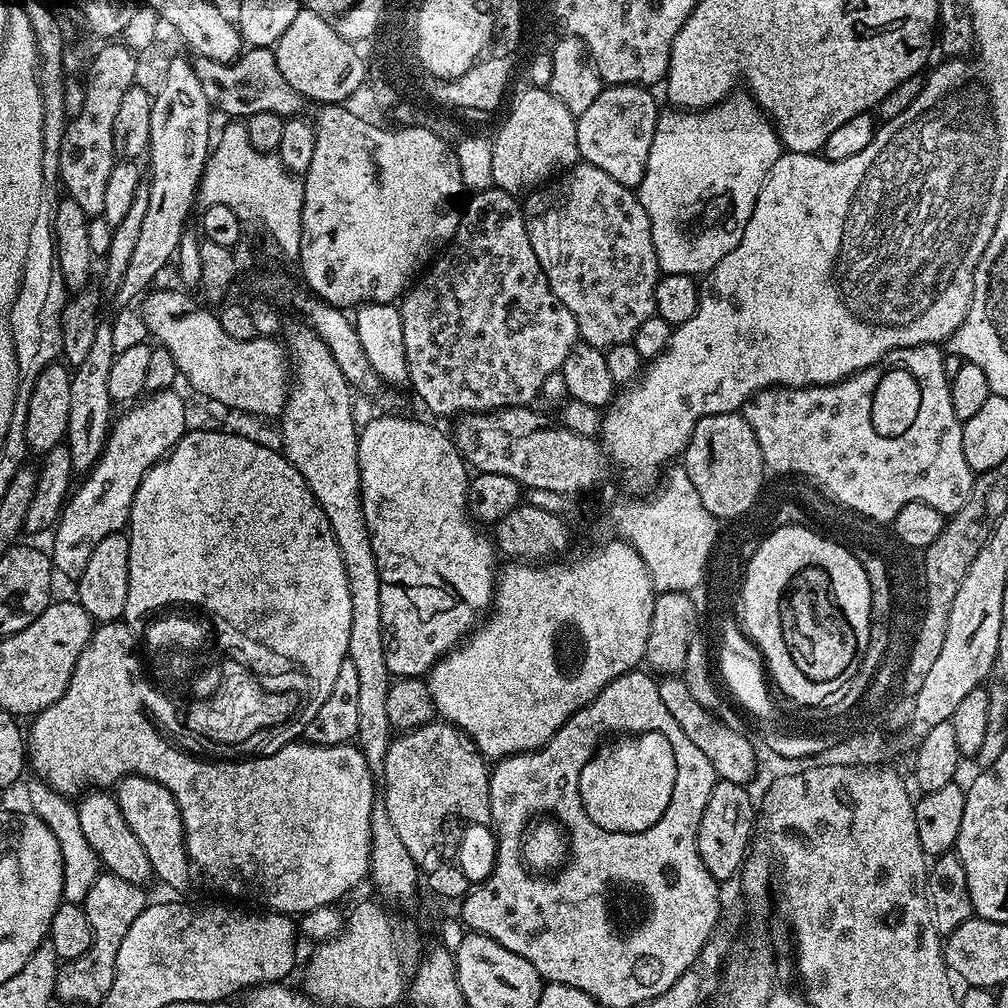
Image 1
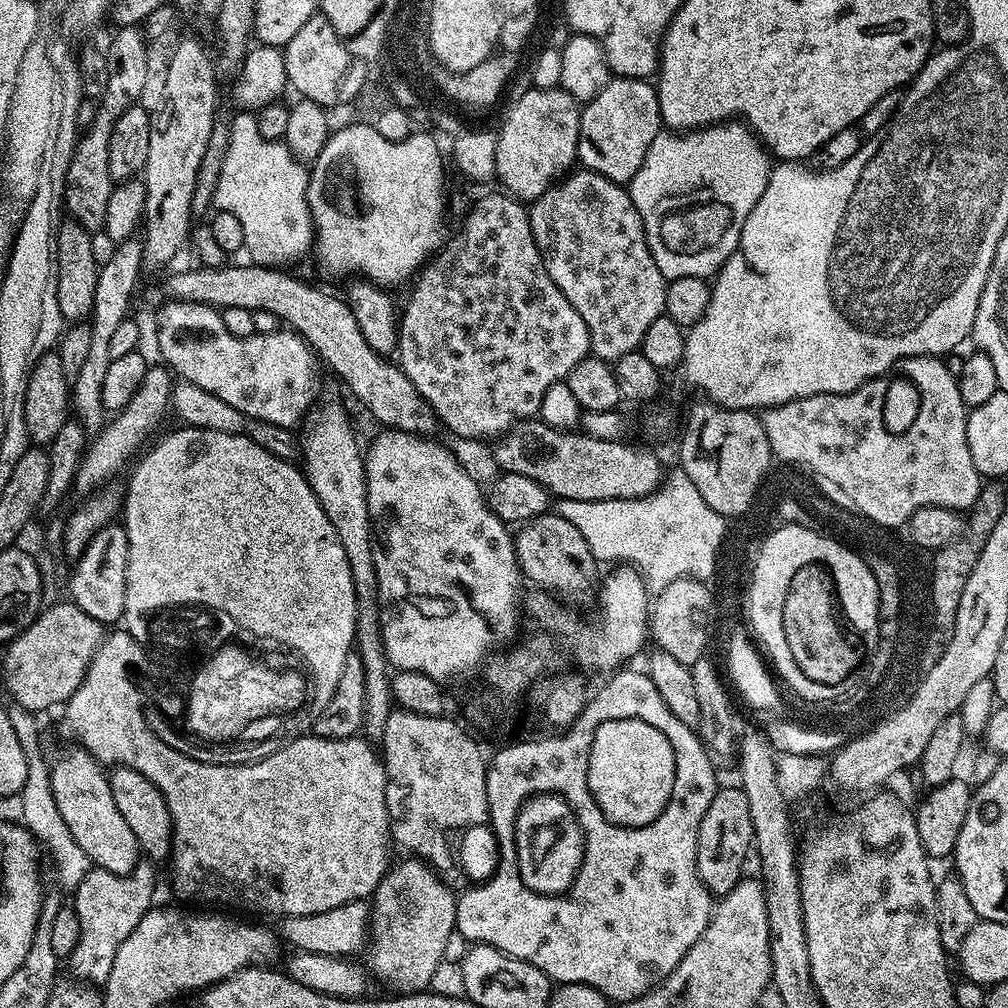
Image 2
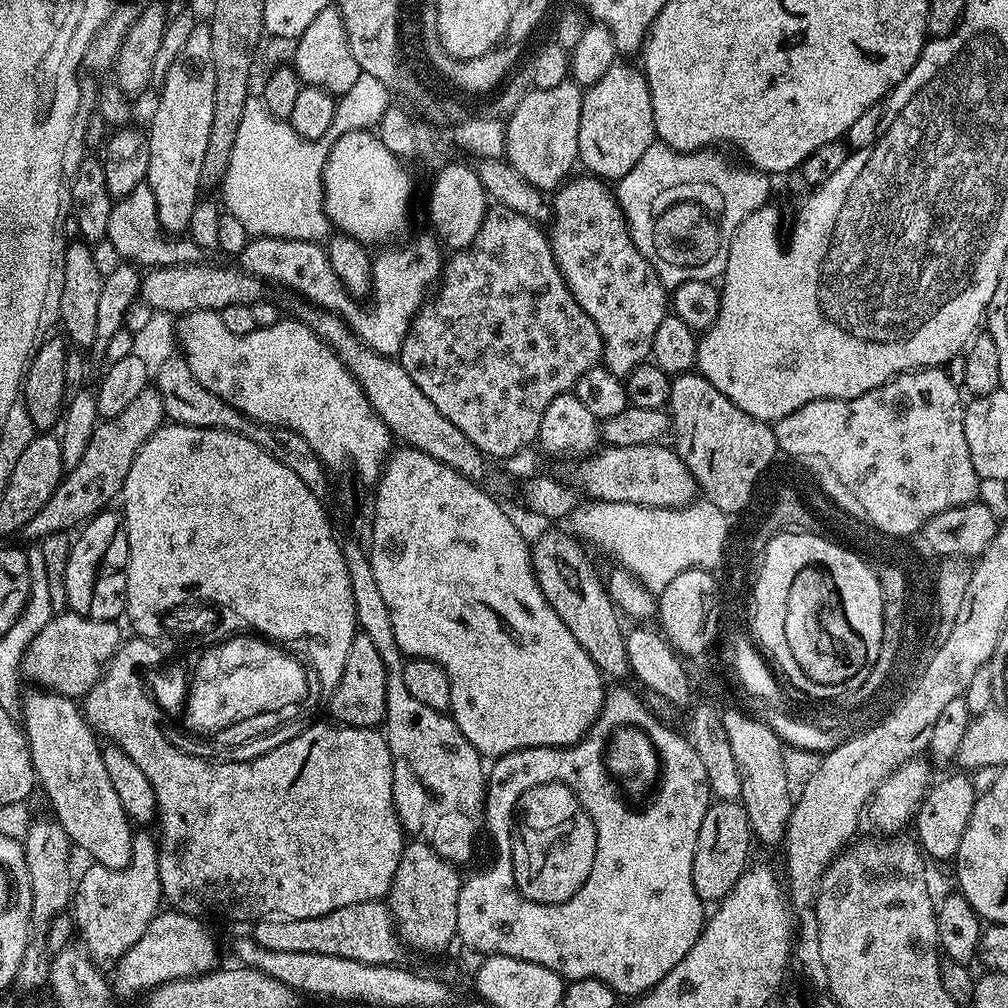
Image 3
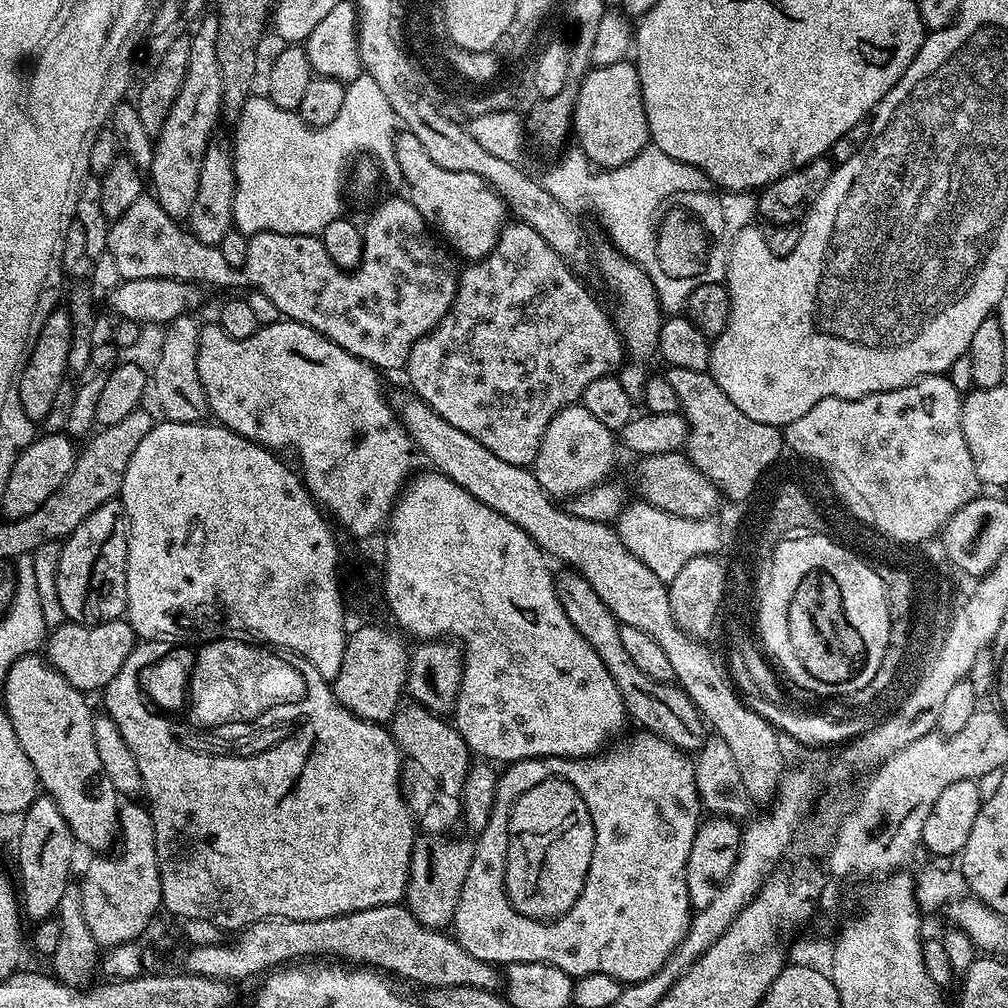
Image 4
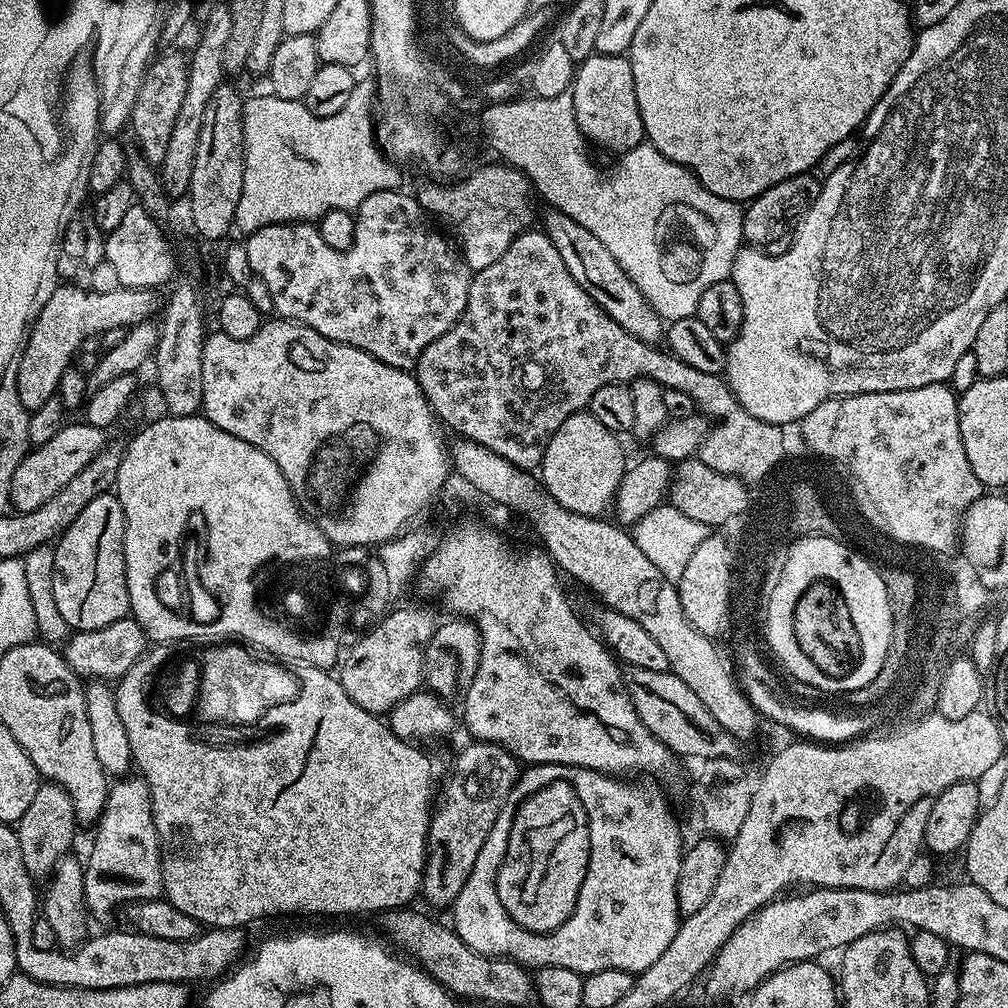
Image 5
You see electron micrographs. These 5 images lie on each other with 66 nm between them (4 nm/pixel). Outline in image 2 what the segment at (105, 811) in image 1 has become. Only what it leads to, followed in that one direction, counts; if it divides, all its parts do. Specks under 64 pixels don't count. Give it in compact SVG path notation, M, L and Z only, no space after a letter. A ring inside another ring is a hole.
M72 747L62 749L49 767L50 786L54 790L54 802L58 802L58 812L95 867L119 876L130 874L142 860L140 843L118 811L114 794L110 794L108 772L86 749Z

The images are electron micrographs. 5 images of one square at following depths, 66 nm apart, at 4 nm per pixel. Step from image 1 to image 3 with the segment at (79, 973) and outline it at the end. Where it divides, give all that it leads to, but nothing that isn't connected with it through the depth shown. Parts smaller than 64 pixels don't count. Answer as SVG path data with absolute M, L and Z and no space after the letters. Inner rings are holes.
M140 830L133 835L130 862L126 866L107 868L92 862L81 876L79 873L70 911L79 939L97 968L115 969L119 960L142 938L151 920L161 911L162 893L158 878L160 855L155 838L148 830Z

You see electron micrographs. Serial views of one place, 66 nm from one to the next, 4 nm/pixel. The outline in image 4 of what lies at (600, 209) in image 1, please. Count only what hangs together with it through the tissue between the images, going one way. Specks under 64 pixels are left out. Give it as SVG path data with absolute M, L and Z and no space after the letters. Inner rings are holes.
M604 242L600 249L595 249L594 268L595 271L600 271L601 278L620 295L620 301L616 304L616 314L614 312L614 323L626 349L627 363L618 372L622 390L626 390L626 394L630 394L633 402L643 401L646 396L644 383L647 382L650 375L650 369L644 363L651 356L657 355L658 334L666 319L658 294L654 290L654 282L650 282L646 270L639 268L629 256L622 255L608 242Z

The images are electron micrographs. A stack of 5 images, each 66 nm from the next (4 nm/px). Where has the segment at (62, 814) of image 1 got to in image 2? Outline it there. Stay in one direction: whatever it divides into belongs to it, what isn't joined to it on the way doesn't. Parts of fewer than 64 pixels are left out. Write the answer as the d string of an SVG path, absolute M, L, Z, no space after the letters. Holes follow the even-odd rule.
M11 701L7 705L7 710L10 726L13 727L14 734L17 735L18 742L21 743L22 754L25 754L28 759L24 789L18 793L20 812L24 815L22 823L36 837L37 841L40 841L46 848L48 846L49 850L52 851L52 858L56 862L56 878L61 884L59 887L65 893L67 893L66 891L68 894L75 893L82 878L86 878L86 874L92 871L94 865L86 854L86 850L82 850L82 846L78 846L78 842L74 840L74 834L70 834L66 822L62 820L62 814L58 812L58 802L54 802L54 790L50 786L50 762L44 754L40 734L39 720L41 719L37 713L26 710L16 701Z

